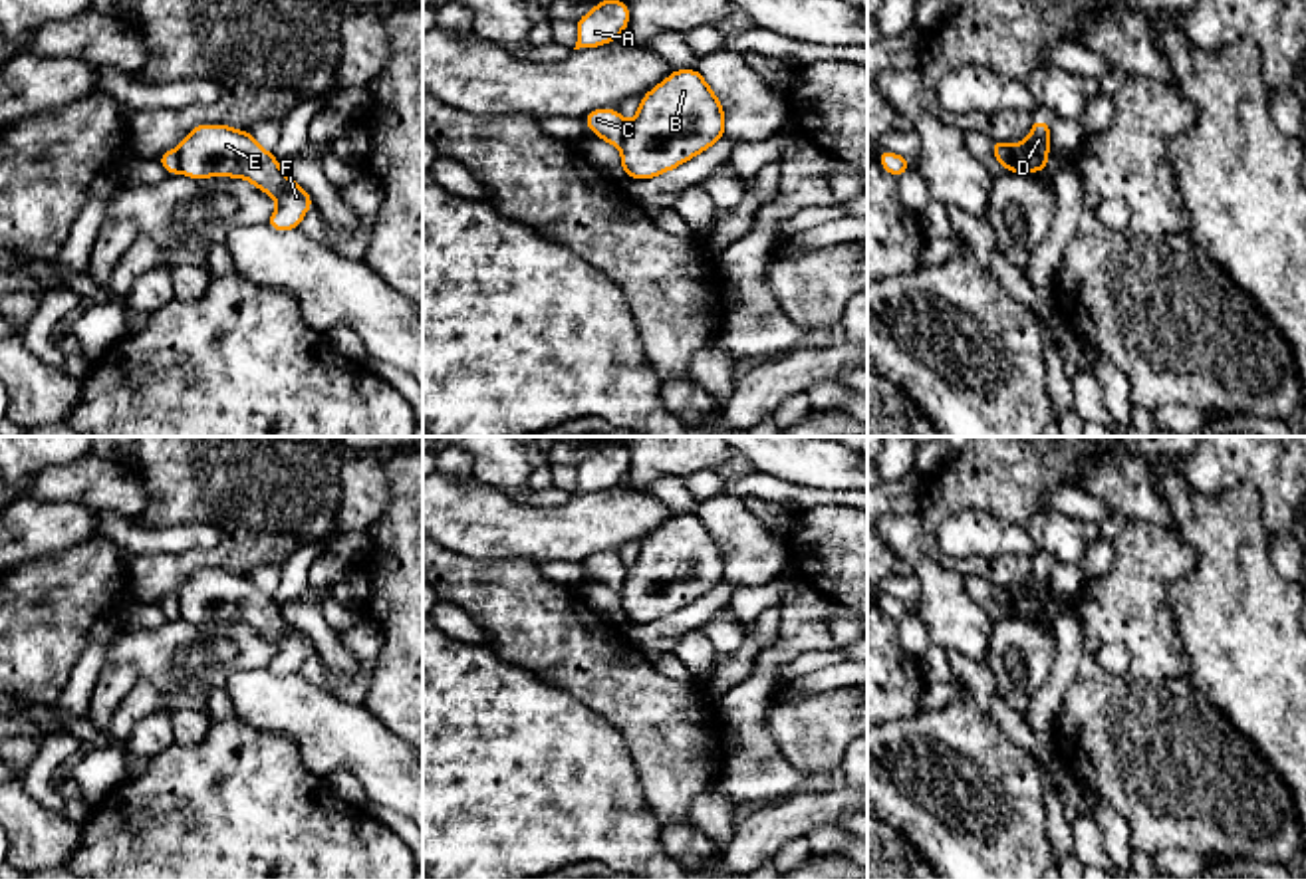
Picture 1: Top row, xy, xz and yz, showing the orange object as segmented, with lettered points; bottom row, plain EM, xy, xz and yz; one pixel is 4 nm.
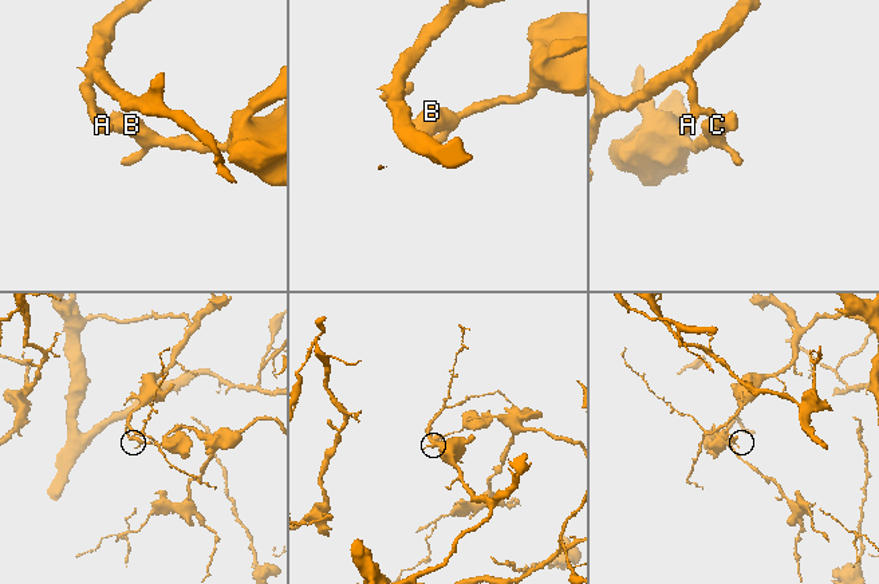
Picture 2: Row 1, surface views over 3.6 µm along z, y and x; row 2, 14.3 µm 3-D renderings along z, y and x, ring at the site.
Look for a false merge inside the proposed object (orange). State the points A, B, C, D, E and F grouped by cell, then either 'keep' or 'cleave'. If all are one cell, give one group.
groups A C / B D E F; cleave

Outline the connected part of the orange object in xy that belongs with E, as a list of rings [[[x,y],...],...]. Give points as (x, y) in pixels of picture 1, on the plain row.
[[[196,569],[177,591],[181,617],[191,623],[234,621],[246,623],[270,639],[278,651],[268,669],[278,677],[298,673],[310,655],[312,641],[294,627],[262,593],[250,575],[230,569]]]

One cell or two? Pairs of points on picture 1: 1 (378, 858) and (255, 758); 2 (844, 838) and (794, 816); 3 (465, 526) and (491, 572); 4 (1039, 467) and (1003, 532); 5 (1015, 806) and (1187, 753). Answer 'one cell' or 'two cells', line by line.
1: one cell
2: two cells
3: two cells
4: two cells
5: two cells

